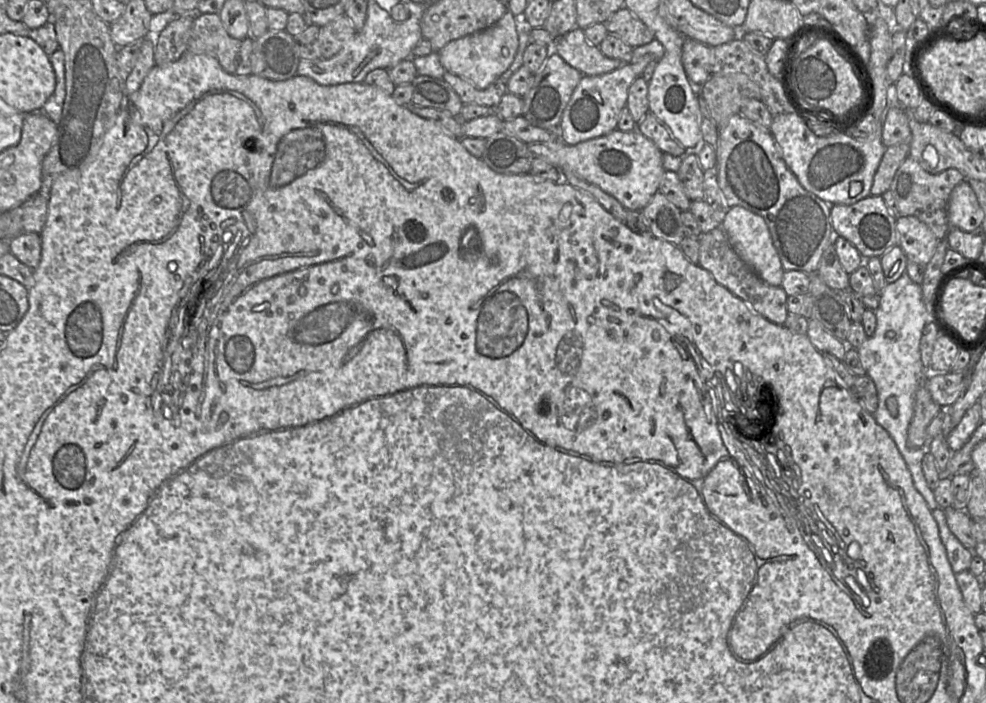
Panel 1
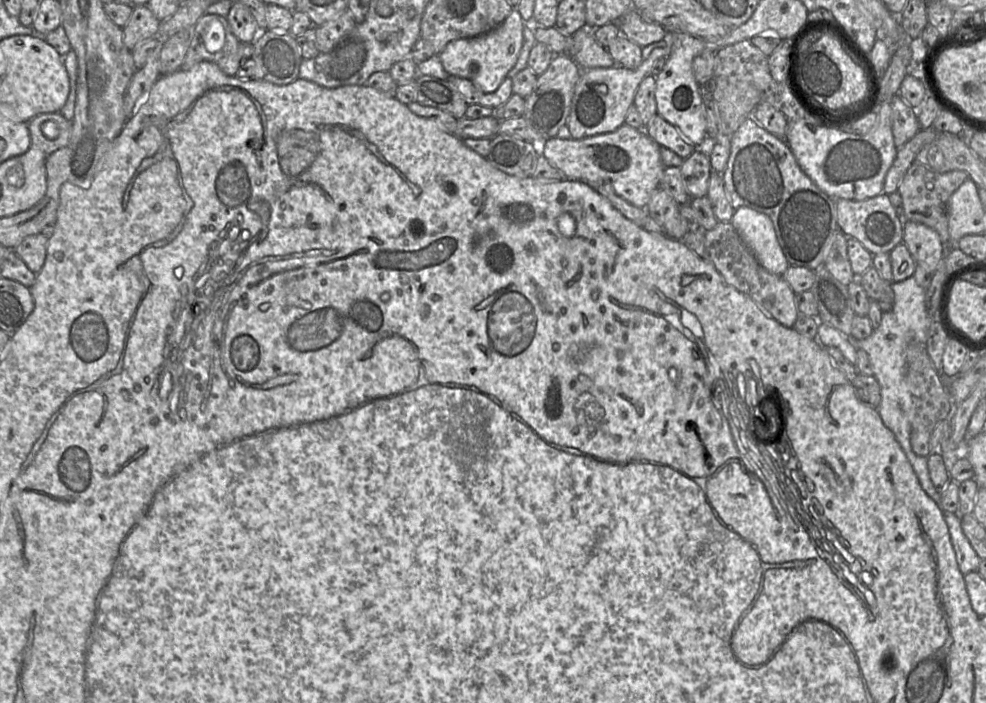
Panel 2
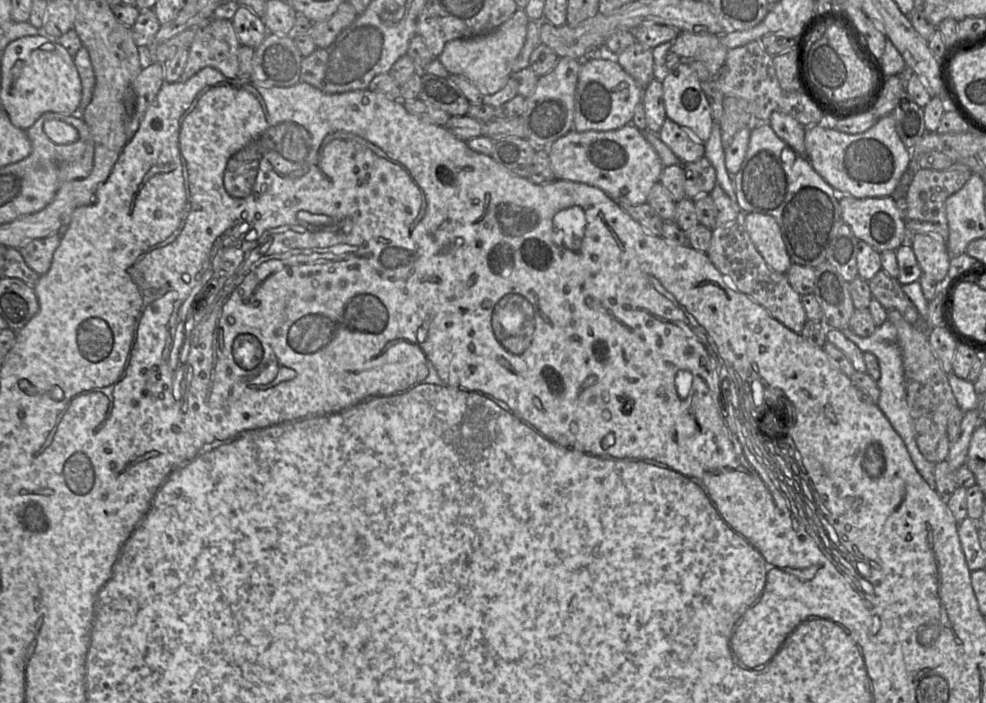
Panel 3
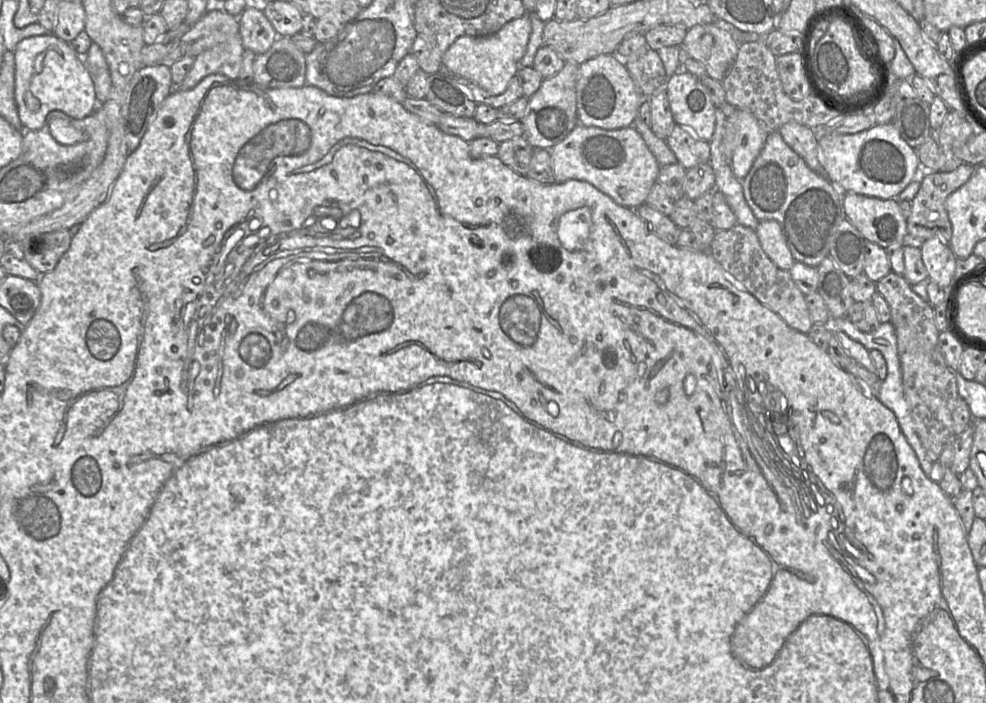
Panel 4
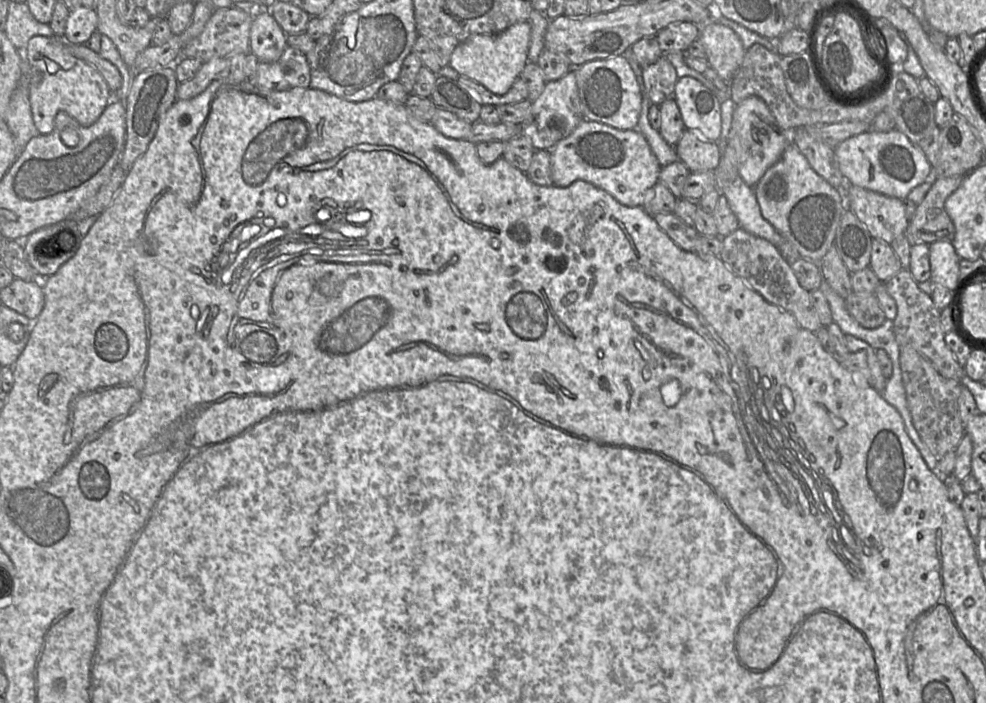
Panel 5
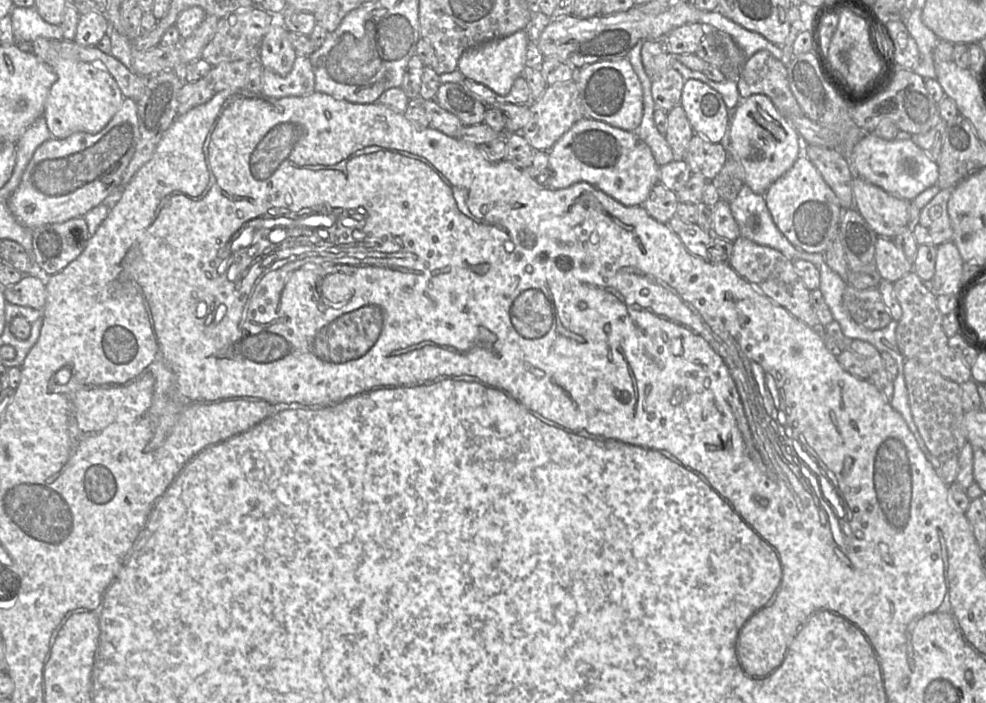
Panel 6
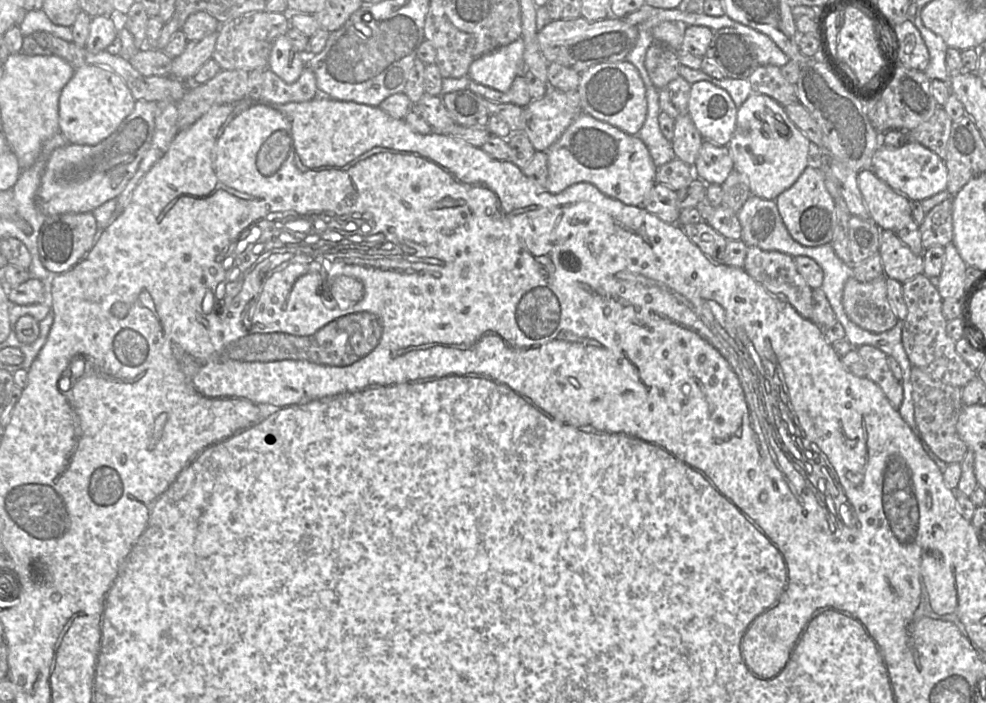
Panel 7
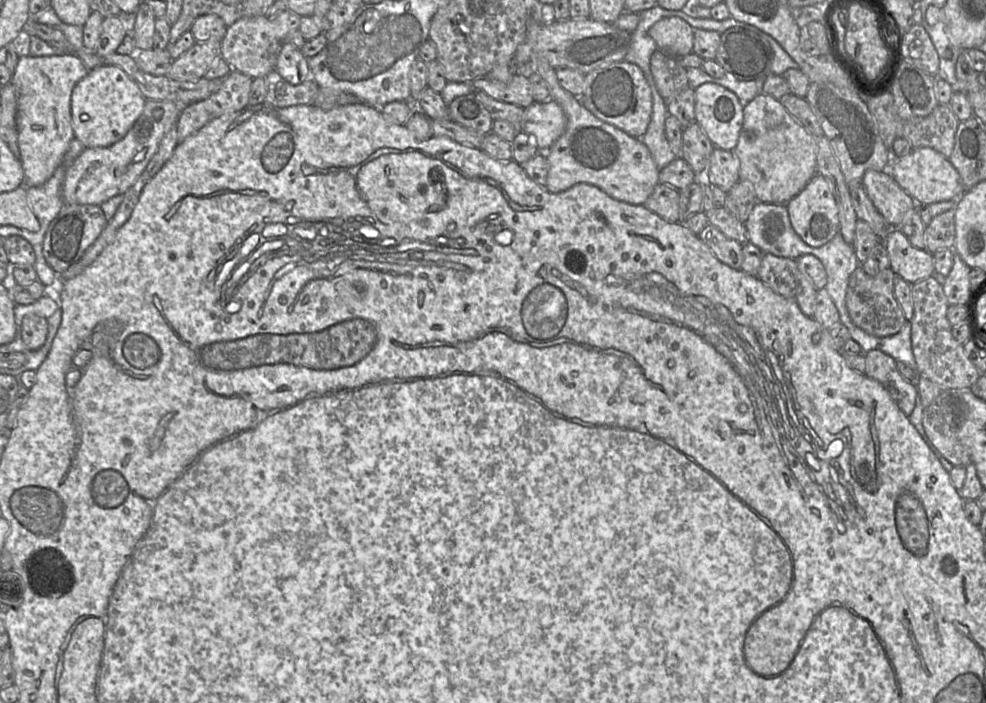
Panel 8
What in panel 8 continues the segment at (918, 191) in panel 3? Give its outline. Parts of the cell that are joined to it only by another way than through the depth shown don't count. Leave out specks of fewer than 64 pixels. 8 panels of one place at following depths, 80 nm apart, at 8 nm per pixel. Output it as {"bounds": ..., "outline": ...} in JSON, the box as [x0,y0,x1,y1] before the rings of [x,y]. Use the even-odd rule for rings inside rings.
{"bounds":[925,210,955,253],"outline":[[[955,210],[935,216],[925,228],[925,249],[930,253],[953,249],[955,243]]]}

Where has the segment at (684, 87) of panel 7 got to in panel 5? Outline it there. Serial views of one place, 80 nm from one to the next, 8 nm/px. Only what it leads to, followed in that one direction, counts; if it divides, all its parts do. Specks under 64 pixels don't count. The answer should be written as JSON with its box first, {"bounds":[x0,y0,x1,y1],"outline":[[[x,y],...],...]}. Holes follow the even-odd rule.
{"bounds":[642,56,679,106],"outline":[[[664,56],[642,69],[645,91],[657,106],[669,98],[674,99],[674,90],[679,79],[675,68]]]}

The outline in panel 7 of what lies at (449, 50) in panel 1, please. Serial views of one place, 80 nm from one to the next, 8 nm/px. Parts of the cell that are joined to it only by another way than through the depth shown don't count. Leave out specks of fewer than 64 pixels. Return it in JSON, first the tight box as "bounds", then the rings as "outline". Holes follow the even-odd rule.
{"bounds":[468,37,525,92],"outline":[[[522,37],[474,60],[468,71],[470,80],[507,92],[517,75],[524,75],[525,44]]]}

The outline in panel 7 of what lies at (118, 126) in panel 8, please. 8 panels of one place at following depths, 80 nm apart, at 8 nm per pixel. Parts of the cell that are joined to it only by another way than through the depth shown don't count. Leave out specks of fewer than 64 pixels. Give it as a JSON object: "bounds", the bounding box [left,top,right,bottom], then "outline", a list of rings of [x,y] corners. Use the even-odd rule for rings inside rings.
{"bounds":[59,65,135,145],"outline":[[[95,65],[75,68],[59,98],[59,133],[69,143],[96,145],[112,134],[131,114],[135,102],[124,80],[115,72]]]}

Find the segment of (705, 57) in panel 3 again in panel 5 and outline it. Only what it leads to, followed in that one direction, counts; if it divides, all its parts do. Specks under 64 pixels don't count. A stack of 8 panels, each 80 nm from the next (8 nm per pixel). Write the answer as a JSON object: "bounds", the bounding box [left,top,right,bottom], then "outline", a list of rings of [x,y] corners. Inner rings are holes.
{"bounds":[698,23,745,83],"outline":[[[706,23],[701,27],[698,41],[704,47],[706,61],[727,83],[730,83],[743,63],[745,49],[739,36],[729,27]]]}

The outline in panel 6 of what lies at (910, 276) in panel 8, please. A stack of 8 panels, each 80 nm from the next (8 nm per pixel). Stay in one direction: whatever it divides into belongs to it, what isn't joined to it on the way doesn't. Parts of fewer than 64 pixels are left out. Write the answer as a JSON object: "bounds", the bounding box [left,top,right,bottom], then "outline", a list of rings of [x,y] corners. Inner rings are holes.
{"bounds":[874,238,913,283],"outline":[[[877,238],[874,263],[882,280],[892,283],[913,271],[913,264],[890,238]]]}

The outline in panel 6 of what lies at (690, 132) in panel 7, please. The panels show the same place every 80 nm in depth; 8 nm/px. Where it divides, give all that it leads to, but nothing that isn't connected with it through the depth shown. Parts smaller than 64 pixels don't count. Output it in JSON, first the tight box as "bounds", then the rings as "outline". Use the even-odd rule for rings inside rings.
{"bounds":[665,106,696,160],"outline":[[[677,106],[667,113],[668,126],[665,138],[669,143],[675,160],[684,160],[689,143],[696,134],[682,106]]]}

